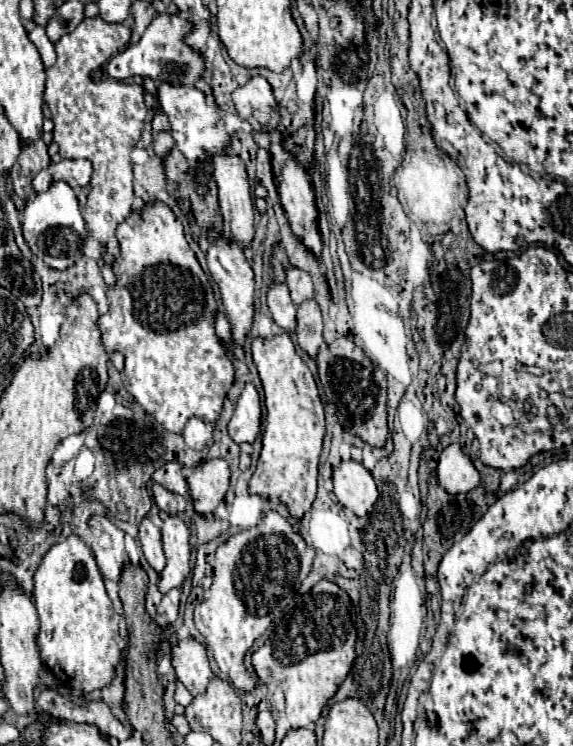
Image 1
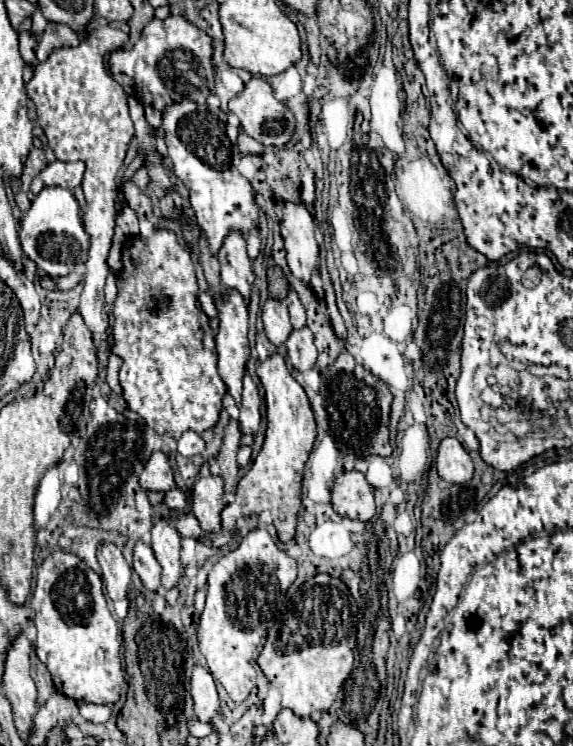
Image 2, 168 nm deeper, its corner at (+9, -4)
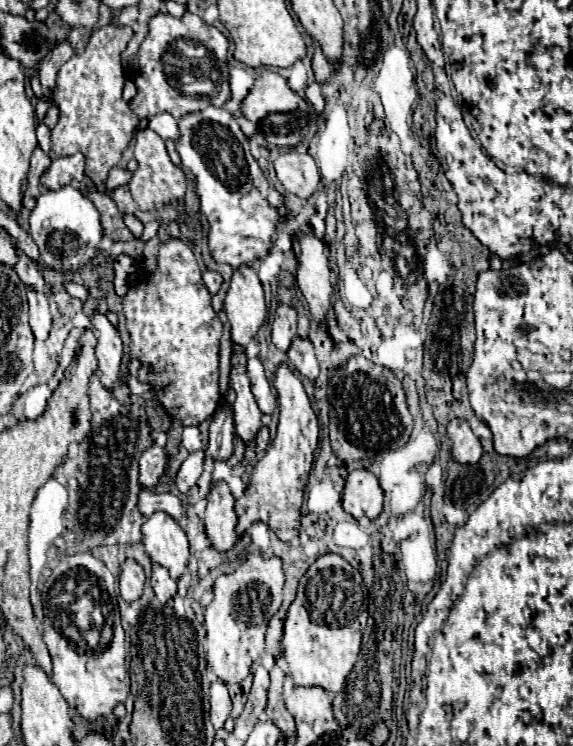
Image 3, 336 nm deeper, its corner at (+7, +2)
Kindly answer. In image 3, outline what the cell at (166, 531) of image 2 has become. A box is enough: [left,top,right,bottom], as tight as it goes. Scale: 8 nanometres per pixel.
[142,512,188,580]

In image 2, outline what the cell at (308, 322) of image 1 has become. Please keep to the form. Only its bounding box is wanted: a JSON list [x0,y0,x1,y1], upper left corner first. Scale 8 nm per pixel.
[286,328,316,372]

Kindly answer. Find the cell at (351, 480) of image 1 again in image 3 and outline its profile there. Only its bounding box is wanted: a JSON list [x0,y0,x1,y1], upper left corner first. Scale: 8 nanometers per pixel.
[342,470,382,518]

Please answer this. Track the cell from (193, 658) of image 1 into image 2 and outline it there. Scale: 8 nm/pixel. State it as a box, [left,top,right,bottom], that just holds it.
[192,666,220,722]

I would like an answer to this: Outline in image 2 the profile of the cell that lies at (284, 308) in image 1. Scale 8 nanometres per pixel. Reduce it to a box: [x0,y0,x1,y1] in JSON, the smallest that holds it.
[262,298,292,346]

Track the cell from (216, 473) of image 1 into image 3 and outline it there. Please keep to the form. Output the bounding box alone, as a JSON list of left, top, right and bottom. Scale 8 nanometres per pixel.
[204,480,238,552]

